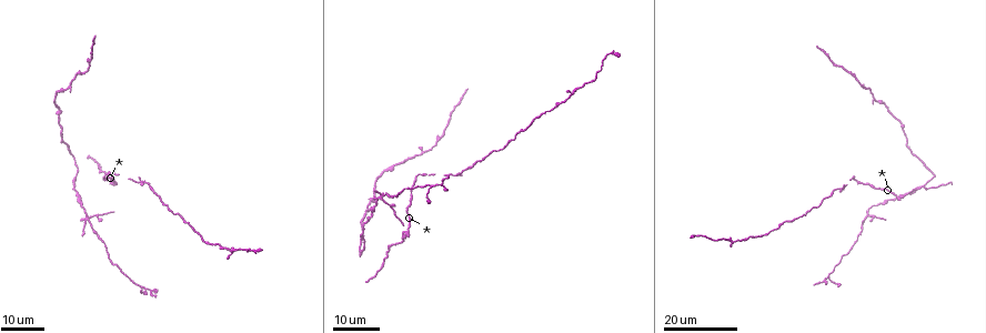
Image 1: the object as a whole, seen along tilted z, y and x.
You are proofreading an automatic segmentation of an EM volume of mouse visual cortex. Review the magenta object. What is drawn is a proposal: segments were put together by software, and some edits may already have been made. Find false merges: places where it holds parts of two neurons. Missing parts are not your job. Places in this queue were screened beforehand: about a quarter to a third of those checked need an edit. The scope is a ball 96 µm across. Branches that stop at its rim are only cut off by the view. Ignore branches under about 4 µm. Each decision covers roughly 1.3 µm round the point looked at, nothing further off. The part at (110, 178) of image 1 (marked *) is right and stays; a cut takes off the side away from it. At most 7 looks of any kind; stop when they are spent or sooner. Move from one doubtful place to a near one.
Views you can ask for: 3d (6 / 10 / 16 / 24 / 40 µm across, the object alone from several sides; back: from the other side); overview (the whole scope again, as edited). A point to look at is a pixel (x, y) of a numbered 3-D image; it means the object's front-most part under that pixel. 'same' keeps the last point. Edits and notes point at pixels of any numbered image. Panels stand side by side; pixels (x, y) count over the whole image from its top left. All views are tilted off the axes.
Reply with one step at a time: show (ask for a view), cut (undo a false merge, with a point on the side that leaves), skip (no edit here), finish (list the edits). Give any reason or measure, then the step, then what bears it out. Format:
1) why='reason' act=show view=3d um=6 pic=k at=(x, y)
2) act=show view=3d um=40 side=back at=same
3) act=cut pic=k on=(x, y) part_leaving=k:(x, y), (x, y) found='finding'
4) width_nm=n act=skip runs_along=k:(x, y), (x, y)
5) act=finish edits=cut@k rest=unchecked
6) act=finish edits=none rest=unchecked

why='four or more arms meet' act=show view=3d um=16 pic=1 at=(88, 220)

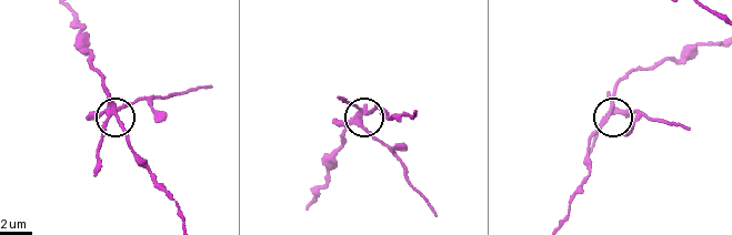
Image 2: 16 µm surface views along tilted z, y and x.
act=show view=3d um=6 pic=2 at=(615, 114)

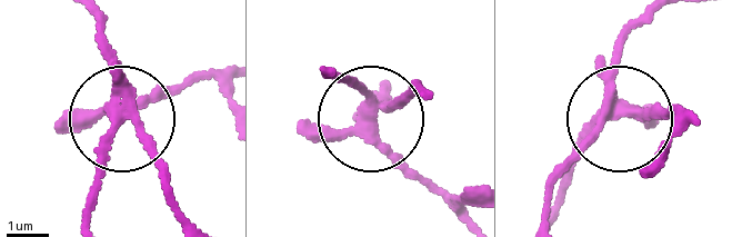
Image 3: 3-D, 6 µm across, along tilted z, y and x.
side_arm_um=8 act=cut pic=3 on=(159, 89) part_leaving=3:(611, 87), (630, 107), (690, 121) found='a second neuron is stuck on'

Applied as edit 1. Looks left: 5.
why='redraw' act=show view=overview

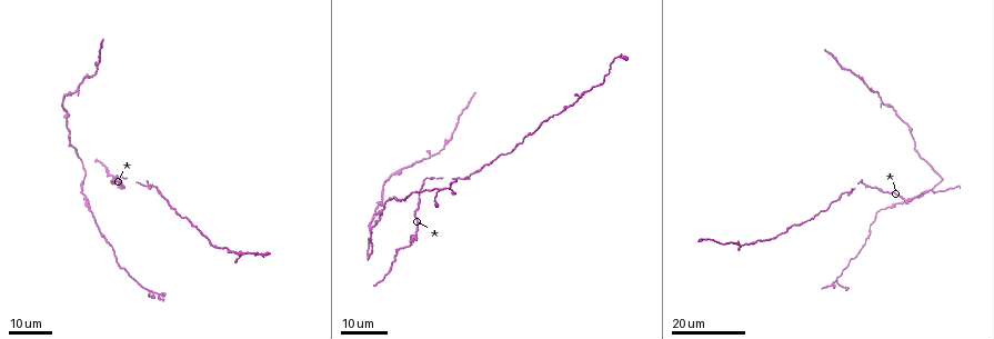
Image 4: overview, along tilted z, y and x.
why='side arm on a straight run' act=show view=3d um=24 pic=4 at=(836, 282)

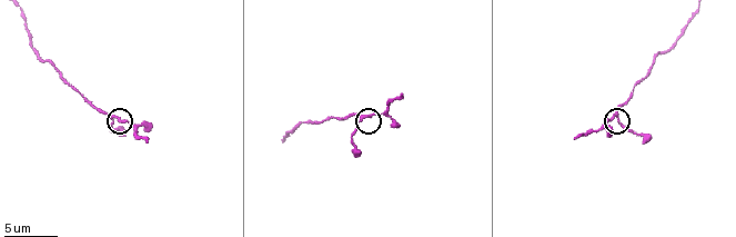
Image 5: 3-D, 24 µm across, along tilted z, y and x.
act=show view=3d um=10 pic=5 at=(111, 118)

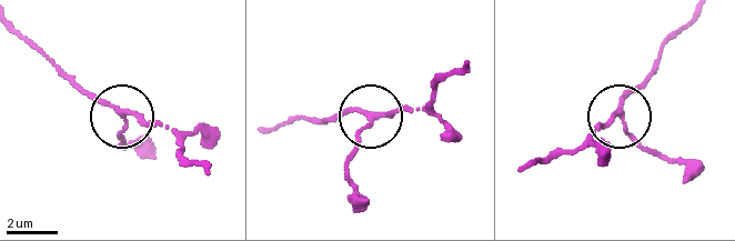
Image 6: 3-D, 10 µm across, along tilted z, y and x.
arms=3 act=skip found='continuous, no second neuron'

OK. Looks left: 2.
why='calibre changes' act=show view=3d um=24 pic=4 at=(581, 96)

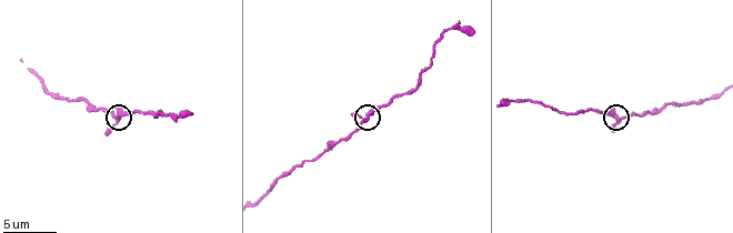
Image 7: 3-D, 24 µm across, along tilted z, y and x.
act=show view=3d um=6 pic=7 at=(363, 121)

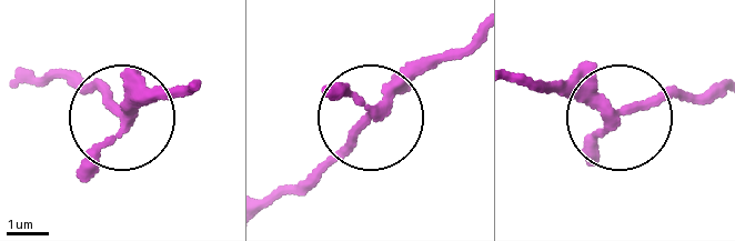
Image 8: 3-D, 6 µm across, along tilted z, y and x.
act=skip runs_along=8:(716, 87), (607, 118), (521, 78) found='continuous, no second neuron'

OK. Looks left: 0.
act=finish edits=cut@3 rest=unchecked

